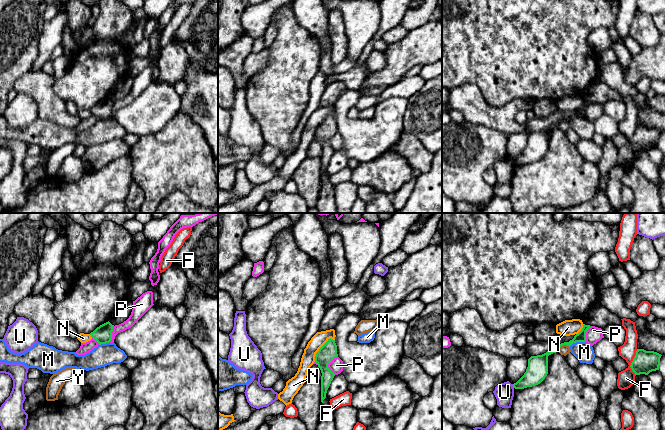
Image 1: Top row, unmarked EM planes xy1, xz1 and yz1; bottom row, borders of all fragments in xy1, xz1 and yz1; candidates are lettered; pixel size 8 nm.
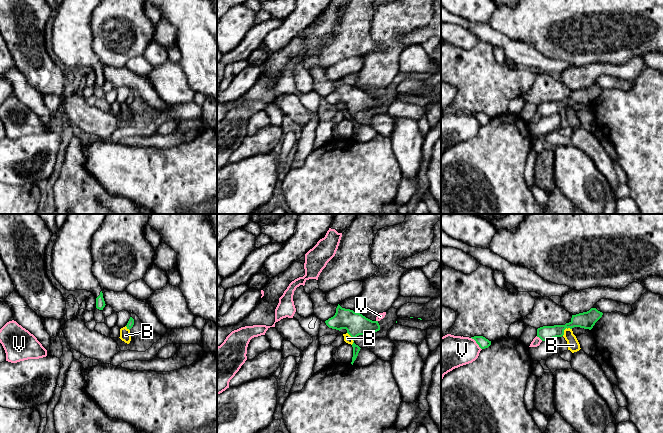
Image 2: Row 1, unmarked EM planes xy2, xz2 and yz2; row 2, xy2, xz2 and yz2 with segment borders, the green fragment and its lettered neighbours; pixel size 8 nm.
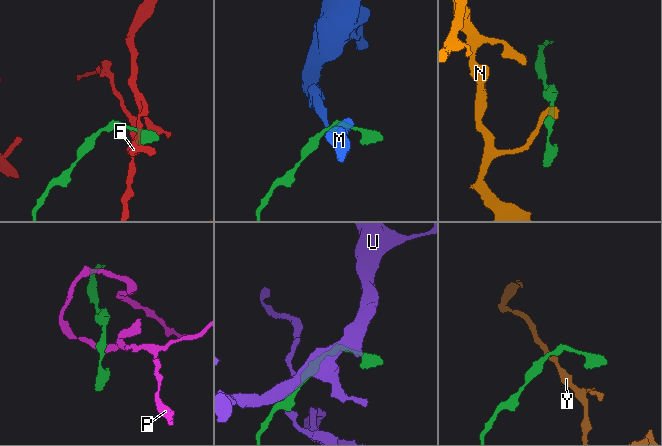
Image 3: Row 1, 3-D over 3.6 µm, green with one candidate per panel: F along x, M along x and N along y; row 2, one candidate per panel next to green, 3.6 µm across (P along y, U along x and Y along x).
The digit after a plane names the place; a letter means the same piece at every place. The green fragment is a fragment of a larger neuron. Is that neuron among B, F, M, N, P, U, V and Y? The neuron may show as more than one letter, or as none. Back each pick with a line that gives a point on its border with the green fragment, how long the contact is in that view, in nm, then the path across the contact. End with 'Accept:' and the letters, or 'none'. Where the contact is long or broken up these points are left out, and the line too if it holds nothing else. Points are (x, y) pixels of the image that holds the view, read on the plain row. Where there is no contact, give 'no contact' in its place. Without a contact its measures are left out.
Accept: none

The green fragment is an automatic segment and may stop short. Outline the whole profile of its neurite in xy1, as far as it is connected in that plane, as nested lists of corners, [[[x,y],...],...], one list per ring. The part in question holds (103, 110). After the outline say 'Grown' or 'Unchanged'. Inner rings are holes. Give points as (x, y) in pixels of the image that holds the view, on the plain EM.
[[[109,97],[97,103],[90,109],[91,113],[95,115],[99,121],[109,119],[112,115],[112,107],[114,101]]]. Unchanged

